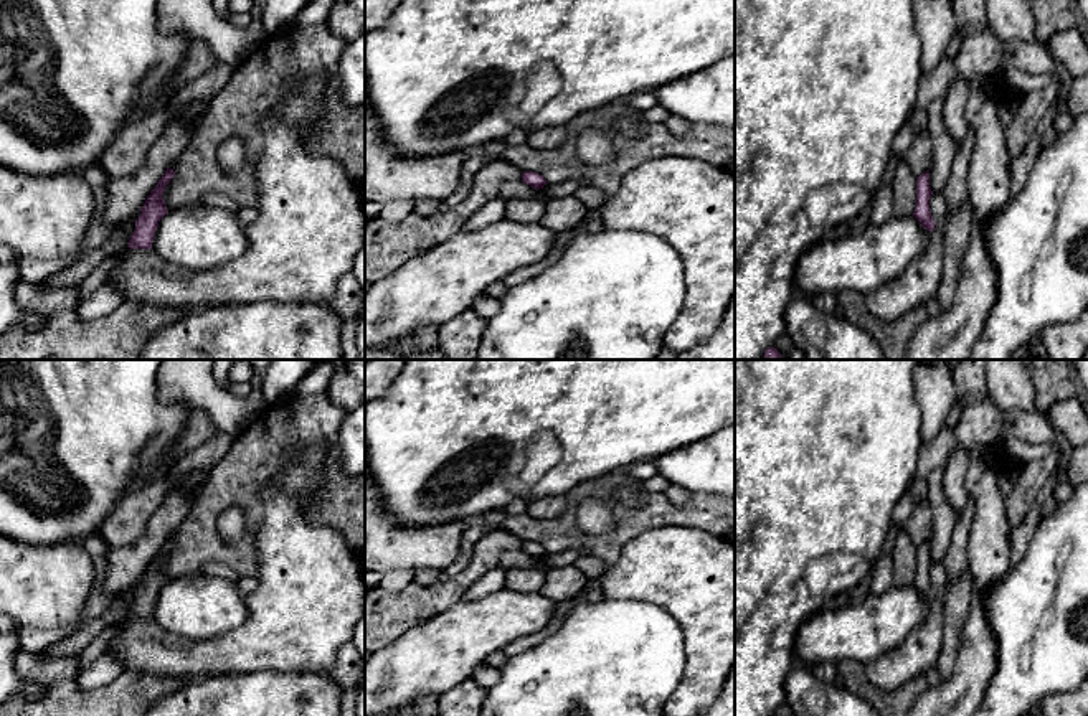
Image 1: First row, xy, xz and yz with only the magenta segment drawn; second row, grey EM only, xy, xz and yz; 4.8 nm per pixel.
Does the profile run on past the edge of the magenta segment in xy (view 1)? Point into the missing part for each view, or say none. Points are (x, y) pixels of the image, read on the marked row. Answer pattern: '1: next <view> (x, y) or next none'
1: next none

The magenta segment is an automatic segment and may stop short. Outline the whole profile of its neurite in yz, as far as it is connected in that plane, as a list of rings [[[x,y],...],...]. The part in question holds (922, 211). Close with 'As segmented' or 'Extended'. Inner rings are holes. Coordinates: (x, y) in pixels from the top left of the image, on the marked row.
[[[928,170],[916,178],[916,206],[913,211],[913,216],[928,231],[934,231],[934,226],[936,226],[936,223],[933,221],[933,216],[931,216],[931,211],[930,211],[931,195],[933,195],[933,191],[930,186],[930,170]]]. As segmented

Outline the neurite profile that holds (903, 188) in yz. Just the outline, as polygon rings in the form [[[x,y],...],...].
[[[900,160],[893,175],[893,216],[913,216],[916,206],[916,177],[905,160]]]

